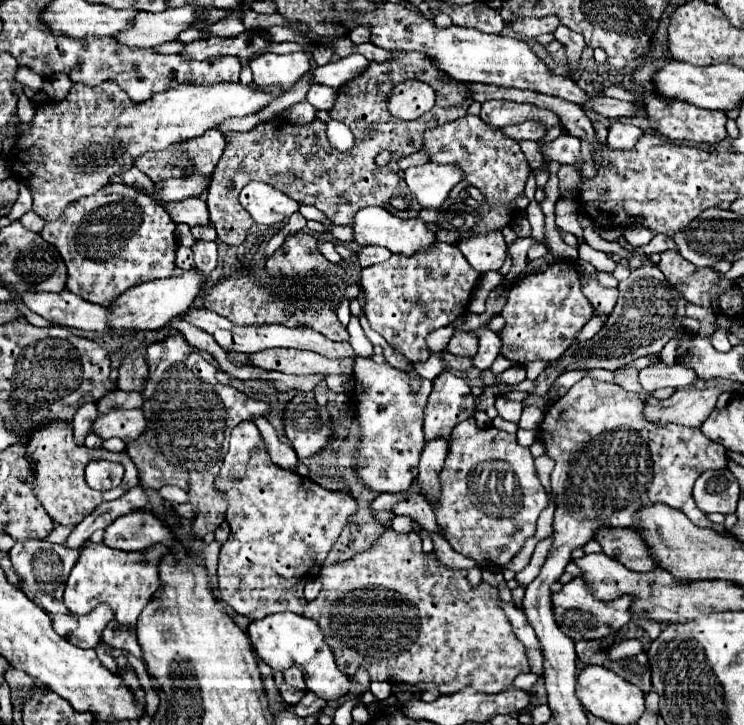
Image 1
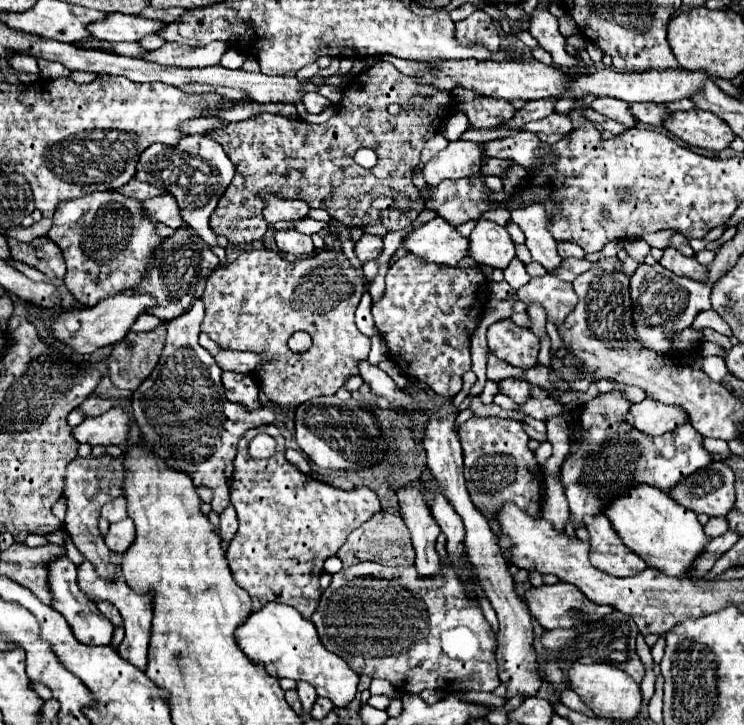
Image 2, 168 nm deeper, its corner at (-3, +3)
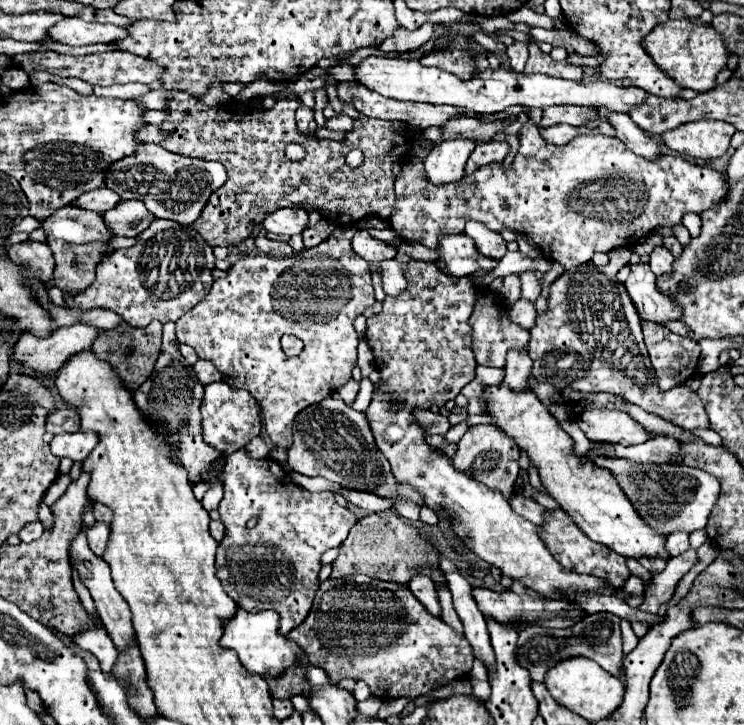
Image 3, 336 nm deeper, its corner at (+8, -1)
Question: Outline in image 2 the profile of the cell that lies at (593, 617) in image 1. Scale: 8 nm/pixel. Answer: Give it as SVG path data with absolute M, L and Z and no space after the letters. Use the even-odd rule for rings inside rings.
M558 582L554 586L540 586L540 588L530 588L524 592L522 596L528 604L530 614L540 622L542 628L552 630L552 628L574 628L580 626L580 622L594 622L600 620L602 616L606 616L608 612L612 612L610 606L598 606L594 602L590 602L578 588L574 588L572 584L564 584Z

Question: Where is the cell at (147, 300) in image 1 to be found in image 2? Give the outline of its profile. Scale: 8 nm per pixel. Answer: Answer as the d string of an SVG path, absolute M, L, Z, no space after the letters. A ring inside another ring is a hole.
M116 294L110 298L100 300L100 304L92 306L92 308L84 308L84 310L74 310L74 312L62 312L54 322L52 322L52 336L54 340L64 342L66 346L70 346L76 354L92 354L94 350L102 348L102 346L110 346L120 342L126 332L130 330L130 326L134 324L134 320L146 312L146 308L154 306L156 300L150 296L140 296L140 294Z

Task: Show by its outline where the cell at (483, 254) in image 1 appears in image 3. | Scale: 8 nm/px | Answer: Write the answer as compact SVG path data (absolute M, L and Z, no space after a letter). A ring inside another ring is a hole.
M469 220L467 226L465 226L465 234L473 238L475 242L475 248L487 256L487 258L493 258L493 260L499 260L505 256L507 248L505 248L505 240L501 238L499 232L493 232L481 224L477 224L475 220Z

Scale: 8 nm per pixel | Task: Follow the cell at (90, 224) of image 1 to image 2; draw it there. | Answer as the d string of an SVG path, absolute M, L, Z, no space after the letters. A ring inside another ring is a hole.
M114 190L64 200L58 204L52 222L50 240L60 246L68 268L64 286L84 306L94 306L108 296L136 288L152 264L154 248L162 242L154 230L156 222L142 214L142 204Z

